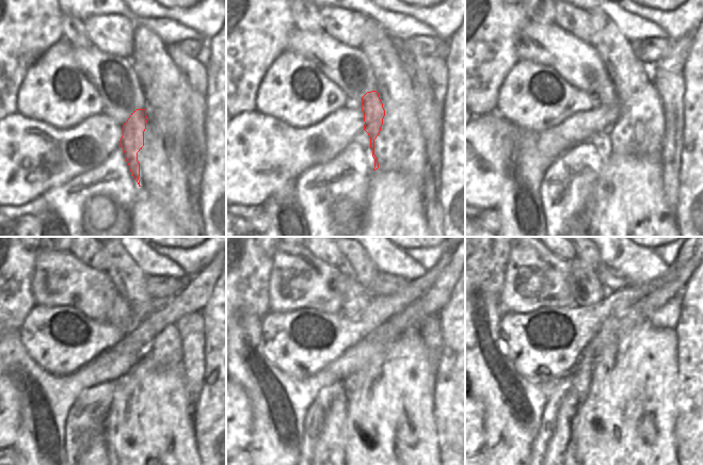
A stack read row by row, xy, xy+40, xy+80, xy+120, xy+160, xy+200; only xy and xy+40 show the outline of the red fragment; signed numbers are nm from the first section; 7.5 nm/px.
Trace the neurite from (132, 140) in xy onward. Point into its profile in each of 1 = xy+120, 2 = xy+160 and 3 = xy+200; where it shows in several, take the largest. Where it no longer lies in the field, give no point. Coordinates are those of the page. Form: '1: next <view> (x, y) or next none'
1: next xy+120 (120, 315)
2: next xy+160 (354, 298)
3: next xy+200 (587, 290)

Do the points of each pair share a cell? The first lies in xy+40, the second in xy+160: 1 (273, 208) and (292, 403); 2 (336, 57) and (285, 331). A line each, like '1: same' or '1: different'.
1: same
2: different

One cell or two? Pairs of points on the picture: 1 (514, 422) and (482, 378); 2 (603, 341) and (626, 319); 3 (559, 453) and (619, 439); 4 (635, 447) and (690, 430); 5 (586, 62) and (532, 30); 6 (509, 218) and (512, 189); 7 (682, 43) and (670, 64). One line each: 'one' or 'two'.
1: one
2: one
3: two
4: two
5: one
6: one
7: one

